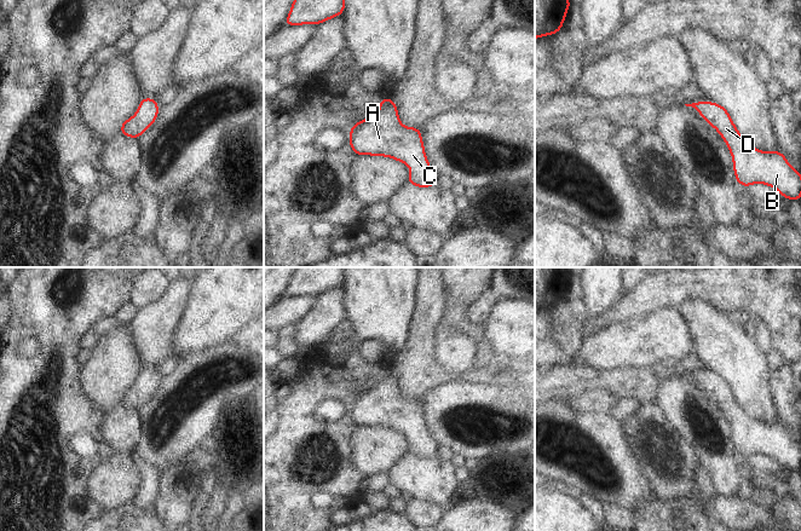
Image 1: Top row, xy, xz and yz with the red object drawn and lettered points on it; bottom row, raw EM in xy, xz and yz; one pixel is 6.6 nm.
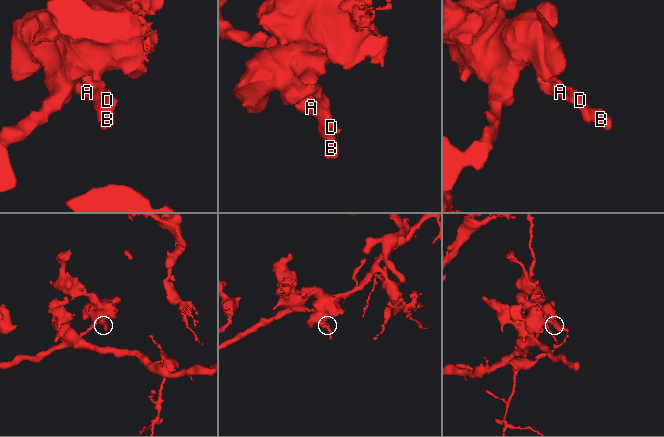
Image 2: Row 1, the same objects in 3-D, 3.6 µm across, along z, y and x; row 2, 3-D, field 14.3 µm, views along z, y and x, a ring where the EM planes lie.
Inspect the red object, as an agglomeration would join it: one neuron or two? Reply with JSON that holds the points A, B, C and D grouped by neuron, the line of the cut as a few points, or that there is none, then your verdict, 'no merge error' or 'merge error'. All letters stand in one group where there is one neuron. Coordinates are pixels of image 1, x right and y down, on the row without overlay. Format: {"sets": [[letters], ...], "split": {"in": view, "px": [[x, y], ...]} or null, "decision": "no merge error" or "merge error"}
{"sets": [["A", "B", "C", "D"]], "split": null, "decision": "no merge error"}

